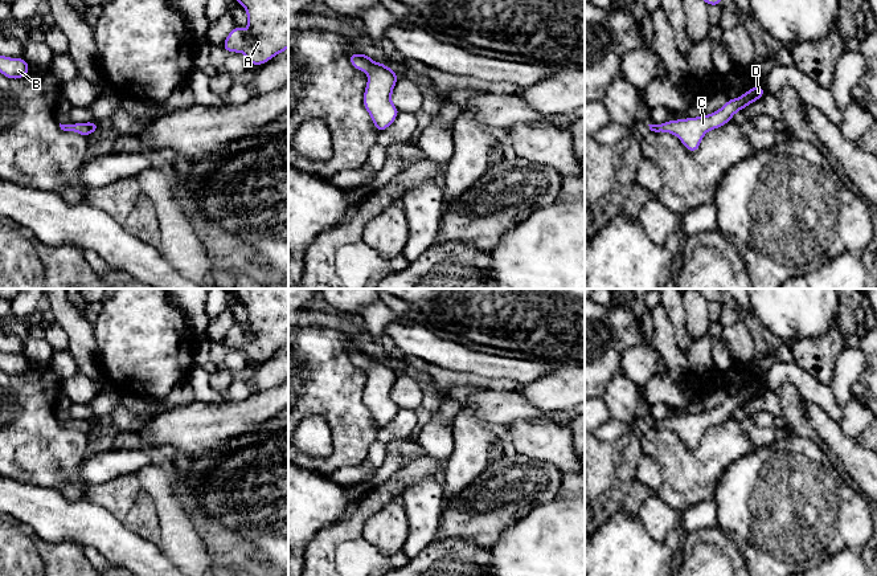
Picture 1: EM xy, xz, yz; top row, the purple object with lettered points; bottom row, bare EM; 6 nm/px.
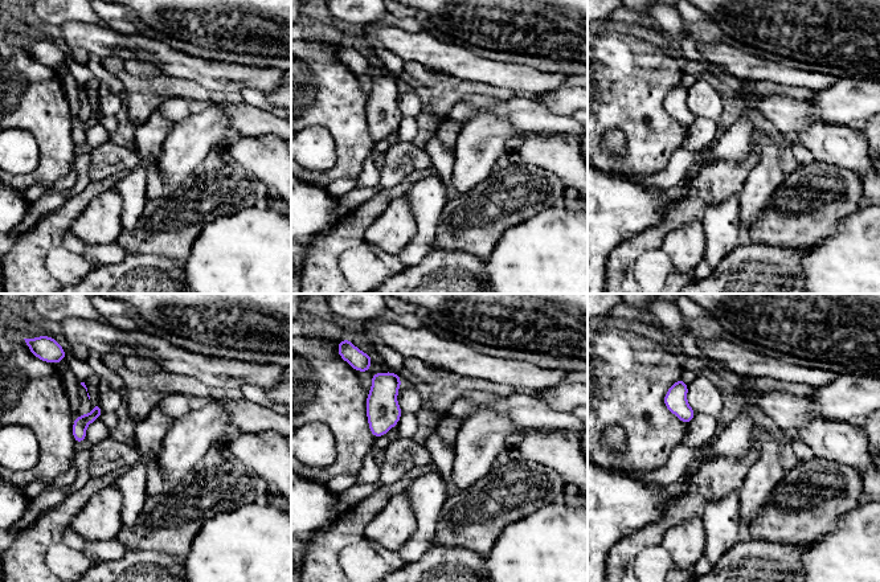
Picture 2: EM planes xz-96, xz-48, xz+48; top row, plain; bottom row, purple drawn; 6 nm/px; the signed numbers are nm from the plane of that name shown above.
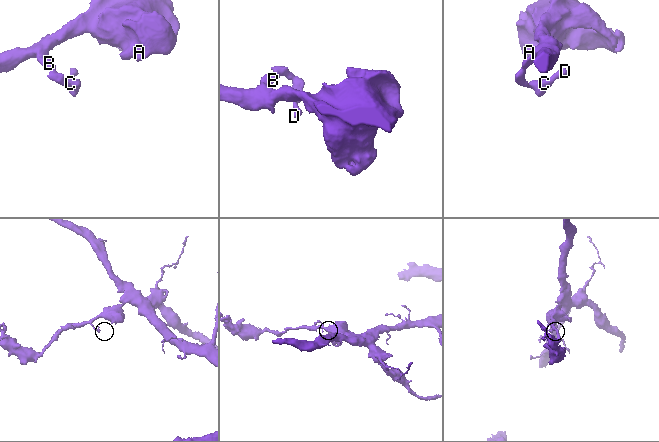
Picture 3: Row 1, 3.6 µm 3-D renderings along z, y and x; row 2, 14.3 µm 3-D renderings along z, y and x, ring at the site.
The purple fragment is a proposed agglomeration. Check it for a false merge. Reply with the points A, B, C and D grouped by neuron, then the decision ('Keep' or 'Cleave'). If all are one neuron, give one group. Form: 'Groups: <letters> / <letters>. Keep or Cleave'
Groups: A B C D. Keep

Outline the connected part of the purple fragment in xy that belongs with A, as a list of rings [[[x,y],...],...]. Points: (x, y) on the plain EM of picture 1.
[[[226,289],[246,306],[249,326],[238,322],[222,344],[245,350],[250,361],[263,361],[288,344],[288,289]]]

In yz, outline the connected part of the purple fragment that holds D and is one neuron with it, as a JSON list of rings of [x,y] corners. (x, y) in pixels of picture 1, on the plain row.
[[[755,381],[738,395],[728,396],[728,399],[717,408],[696,414],[685,414],[677,417],[667,417],[663,421],[648,421],[651,428],[669,429],[676,432],[689,449],[698,446],[704,432],[714,425],[726,421],[735,409],[747,404],[754,397],[765,392],[761,381]]]

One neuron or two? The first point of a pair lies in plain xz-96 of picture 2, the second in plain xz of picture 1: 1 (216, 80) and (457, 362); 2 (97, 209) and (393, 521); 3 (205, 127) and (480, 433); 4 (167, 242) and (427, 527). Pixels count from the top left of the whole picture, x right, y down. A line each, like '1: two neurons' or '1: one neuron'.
1: one neuron
2: one neuron
3: one neuron
4: two neurons

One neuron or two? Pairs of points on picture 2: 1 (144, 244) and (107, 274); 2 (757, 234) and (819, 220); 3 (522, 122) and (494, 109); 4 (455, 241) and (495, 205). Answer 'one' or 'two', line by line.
1: two
2: one
3: one
4: one

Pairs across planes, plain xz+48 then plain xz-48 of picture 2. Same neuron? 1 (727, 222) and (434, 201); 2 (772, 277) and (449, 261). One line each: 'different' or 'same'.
1: same
2: same

